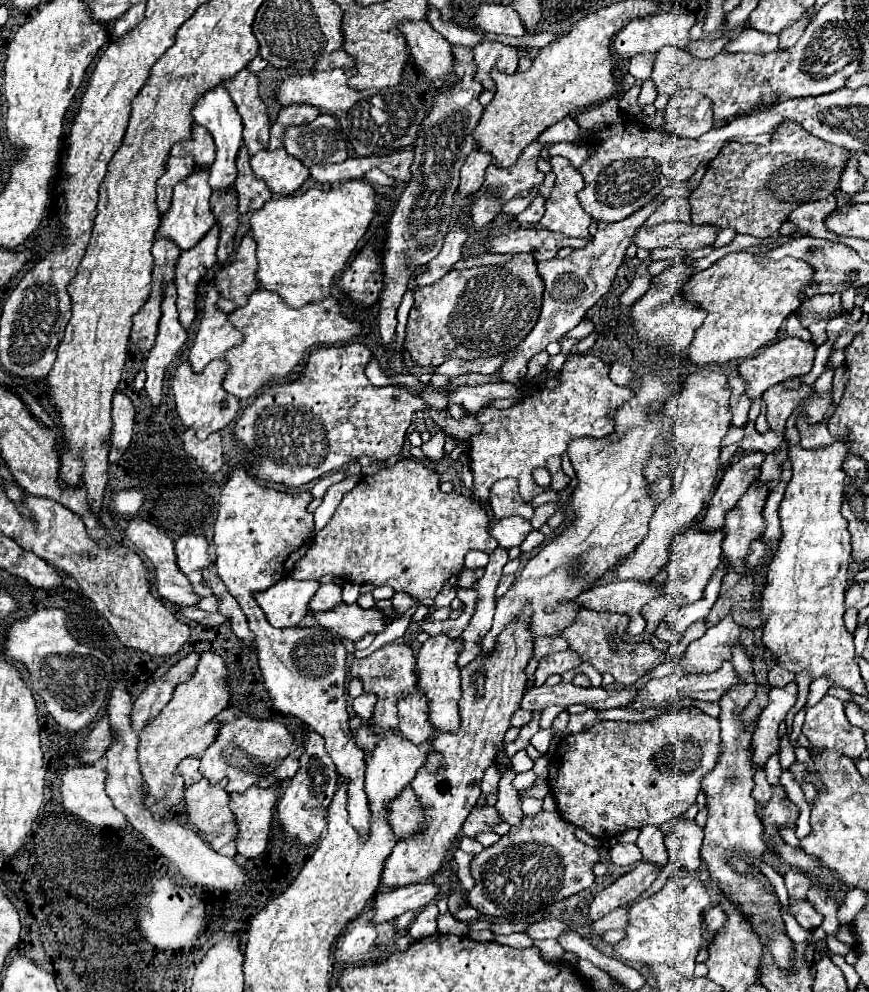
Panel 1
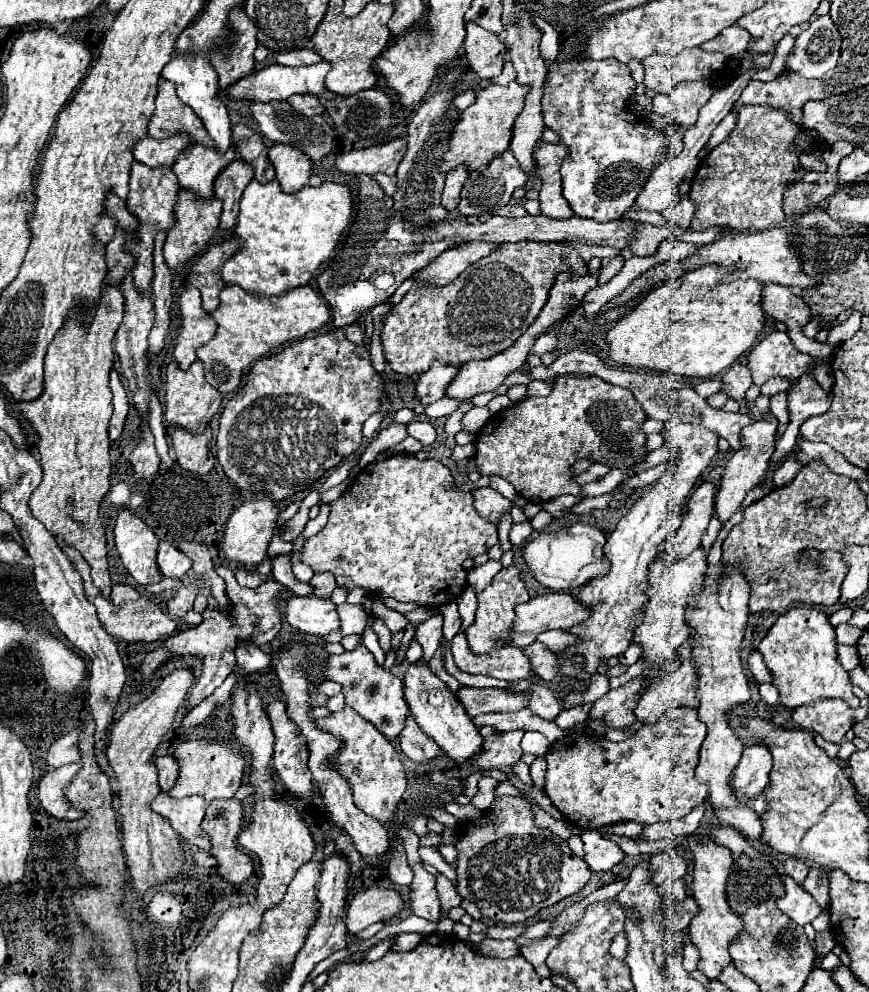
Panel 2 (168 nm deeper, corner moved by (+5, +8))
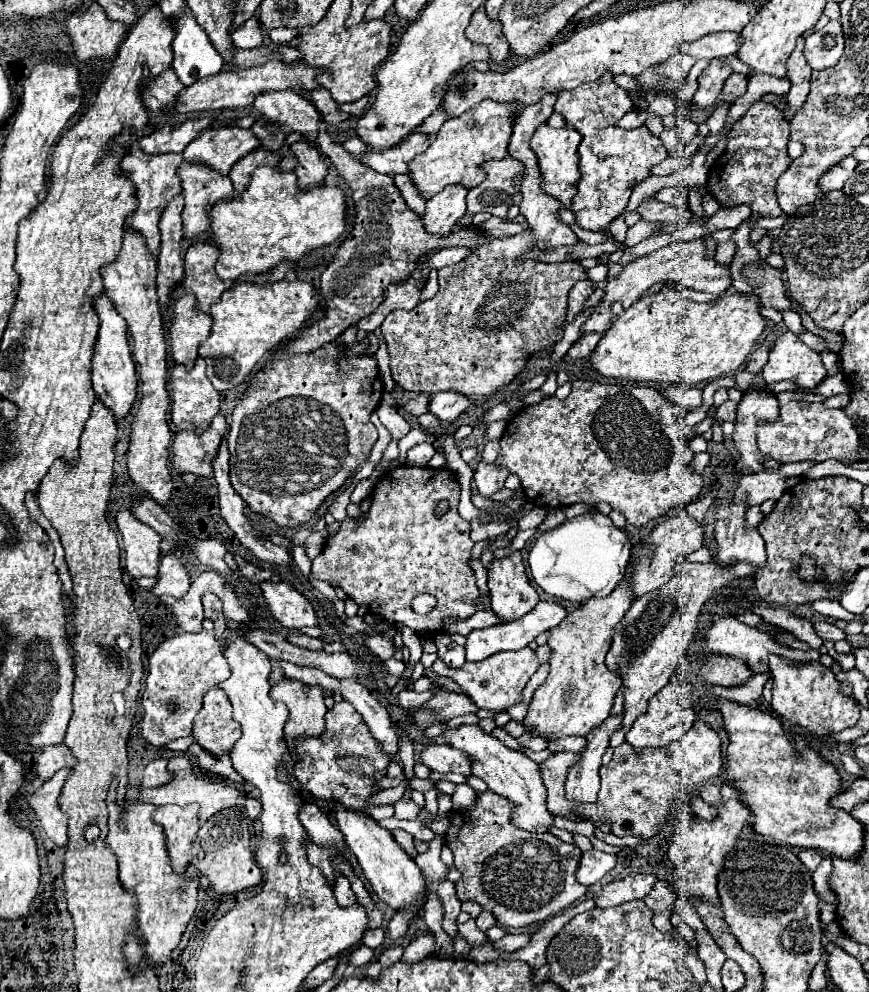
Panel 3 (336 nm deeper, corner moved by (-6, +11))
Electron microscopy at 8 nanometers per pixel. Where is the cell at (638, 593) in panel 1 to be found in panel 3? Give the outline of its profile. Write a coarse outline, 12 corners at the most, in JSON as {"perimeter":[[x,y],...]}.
{"perimeter":[[538,602],[508,624],[472,630],[466,660],[526,648],[538,634],[556,628],[566,610]]}

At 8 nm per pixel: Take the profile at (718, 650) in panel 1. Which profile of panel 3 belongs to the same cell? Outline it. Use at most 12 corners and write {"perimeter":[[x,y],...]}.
{"perimeter":[[674,676],[626,732],[642,752],[682,738],[696,720],[692,688]]}

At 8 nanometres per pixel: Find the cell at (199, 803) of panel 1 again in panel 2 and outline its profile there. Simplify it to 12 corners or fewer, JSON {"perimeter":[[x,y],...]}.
{"perimeter":[[161,791],[153,811],[203,851],[211,849],[201,821],[205,799],[173,799]]}

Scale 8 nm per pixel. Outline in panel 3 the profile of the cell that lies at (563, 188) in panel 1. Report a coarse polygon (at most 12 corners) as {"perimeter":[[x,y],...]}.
{"perimeter":[[572,126],[536,128],[542,190],[570,208],[580,180]]}

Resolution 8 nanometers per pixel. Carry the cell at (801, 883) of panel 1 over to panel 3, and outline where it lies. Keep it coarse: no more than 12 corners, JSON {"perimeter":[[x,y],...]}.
{"perimeter":[[802,850],[800,860],[810,872],[822,860],[818,850]]}

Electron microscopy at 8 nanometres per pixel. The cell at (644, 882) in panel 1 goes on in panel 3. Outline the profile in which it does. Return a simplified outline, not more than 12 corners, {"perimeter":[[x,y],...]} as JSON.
{"perimeter":[[582,900],[550,918],[530,942],[502,960],[526,962],[532,970],[546,964],[546,948],[576,914],[594,908]]}

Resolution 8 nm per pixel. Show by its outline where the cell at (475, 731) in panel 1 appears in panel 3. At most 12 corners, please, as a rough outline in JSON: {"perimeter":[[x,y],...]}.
{"perimeter":[[522,554],[490,562],[492,610],[502,622],[540,602]]}

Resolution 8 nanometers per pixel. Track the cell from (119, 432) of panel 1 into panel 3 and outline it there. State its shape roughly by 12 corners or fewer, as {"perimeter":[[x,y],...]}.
{"perimeter":[[102,292],[92,356],[98,400],[124,418],[136,398],[126,322]]}

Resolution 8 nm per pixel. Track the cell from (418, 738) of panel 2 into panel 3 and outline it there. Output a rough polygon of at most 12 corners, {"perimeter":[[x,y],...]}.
{"perimeter":[[432,742],[422,762],[440,774],[472,774],[472,760],[448,744]]}

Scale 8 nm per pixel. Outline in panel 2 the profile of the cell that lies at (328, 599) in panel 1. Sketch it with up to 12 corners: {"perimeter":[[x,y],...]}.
{"perimeter":[[289,555],[273,557],[273,579],[293,595],[311,595],[313,585],[291,571]]}

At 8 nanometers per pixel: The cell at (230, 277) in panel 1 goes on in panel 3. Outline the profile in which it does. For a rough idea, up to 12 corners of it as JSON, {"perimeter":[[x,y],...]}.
{"perimeter":[[192,244],[180,284],[206,314],[226,290],[214,272],[218,248]]}

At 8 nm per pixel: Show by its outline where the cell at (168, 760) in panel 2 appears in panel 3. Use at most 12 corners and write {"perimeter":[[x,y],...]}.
{"perimeter":[[166,758],[144,768],[140,786],[156,788],[170,782]]}

